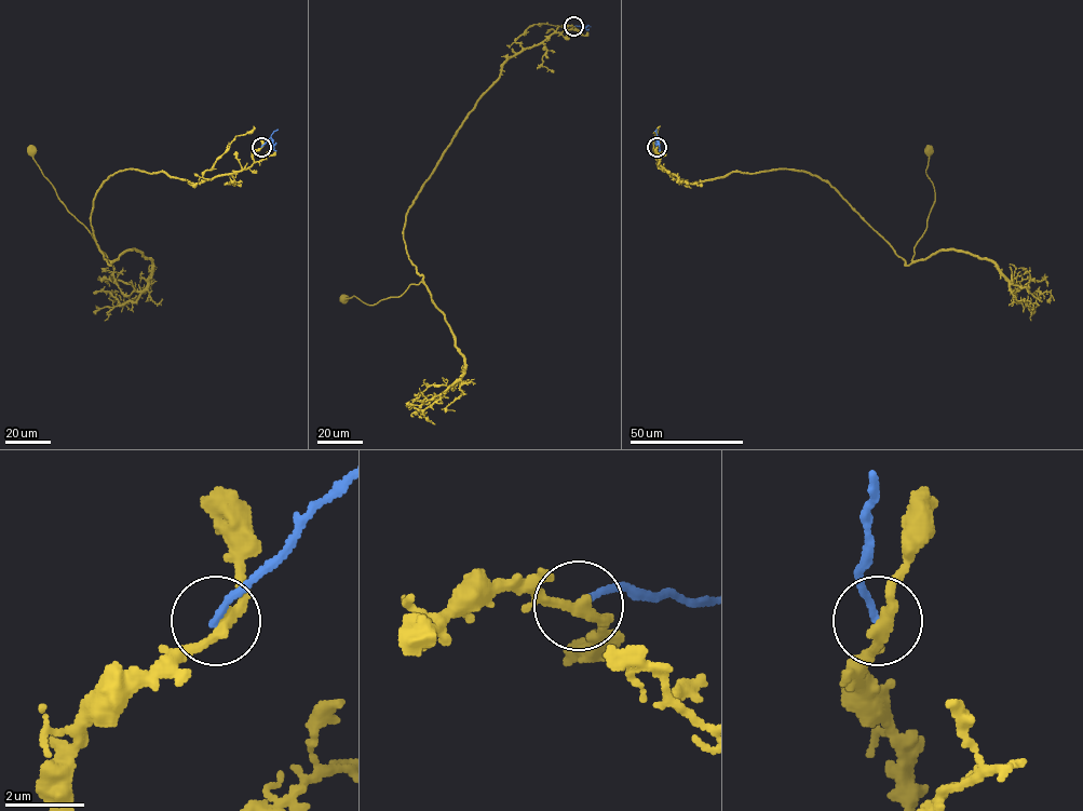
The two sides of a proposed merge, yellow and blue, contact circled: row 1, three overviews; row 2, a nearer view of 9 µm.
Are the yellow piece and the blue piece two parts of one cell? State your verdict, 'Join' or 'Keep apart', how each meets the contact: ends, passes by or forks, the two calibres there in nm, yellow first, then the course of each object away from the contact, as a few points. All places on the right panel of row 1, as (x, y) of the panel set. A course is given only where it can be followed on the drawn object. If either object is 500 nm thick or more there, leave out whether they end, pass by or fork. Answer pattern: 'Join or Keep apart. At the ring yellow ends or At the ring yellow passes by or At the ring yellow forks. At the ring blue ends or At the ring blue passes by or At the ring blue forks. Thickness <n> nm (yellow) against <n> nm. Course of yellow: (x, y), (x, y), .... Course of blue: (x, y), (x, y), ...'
Keep apart. At the ring yellow passes by. At the ring blue ends. Thickness 280 nm (yellow) against 160 nm. Course of yellow: (657, 147), (664, 171), (688, 183), (783, 169), (815, 175), (906, 266), (935, 201), (925, 173), (930, 149). Course of blue: (657, 147), (657, 138), (659, 151)

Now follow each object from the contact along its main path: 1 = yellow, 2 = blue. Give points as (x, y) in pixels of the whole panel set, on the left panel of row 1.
1: (261, 147), (246, 169), (197, 183), (132, 169), (111, 175), (91, 216), (110, 266), (30, 149)
2: (261, 147), (270, 138), (275, 151)

